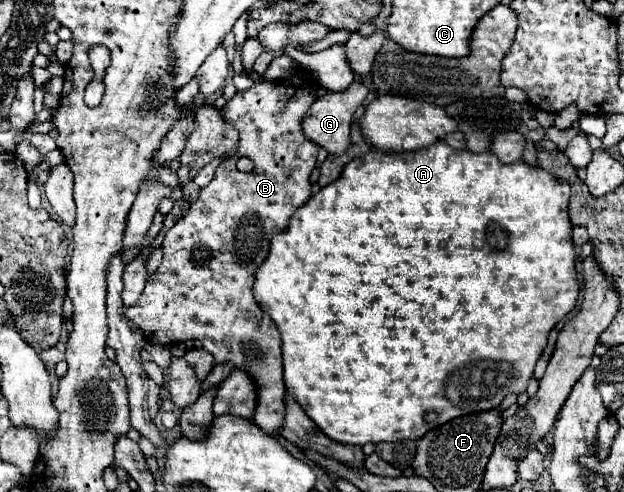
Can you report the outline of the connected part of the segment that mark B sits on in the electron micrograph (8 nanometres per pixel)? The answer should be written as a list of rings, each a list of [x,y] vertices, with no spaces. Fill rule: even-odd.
[[[298,69],[294,75],[272,81],[258,83],[246,91],[238,91],[222,109],[222,119],[238,129],[240,133],[240,149],[236,157],[218,165],[214,179],[202,187],[198,199],[190,205],[190,211],[166,231],[162,241],[164,259],[156,273],[148,279],[140,301],[124,309],[124,313],[134,321],[147,340],[154,344],[169,346],[187,340],[196,340],[214,357],[214,363],[232,363],[234,367],[246,371],[256,385],[256,413],[252,421],[272,437],[278,437],[284,415],[286,415],[286,385],[282,373],[282,357],[280,357],[280,333],[270,317],[258,309],[252,297],[252,283],[258,265],[266,259],[268,245],[274,233],[280,233],[286,225],[294,209],[304,205],[310,199],[310,171],[316,165],[318,145],[310,141],[302,131],[302,119],[318,99],[316,93],[322,87],[314,79],[314,75],[306,69]],[[238,157],[250,157],[254,169],[250,173],[242,173],[236,167]]]

